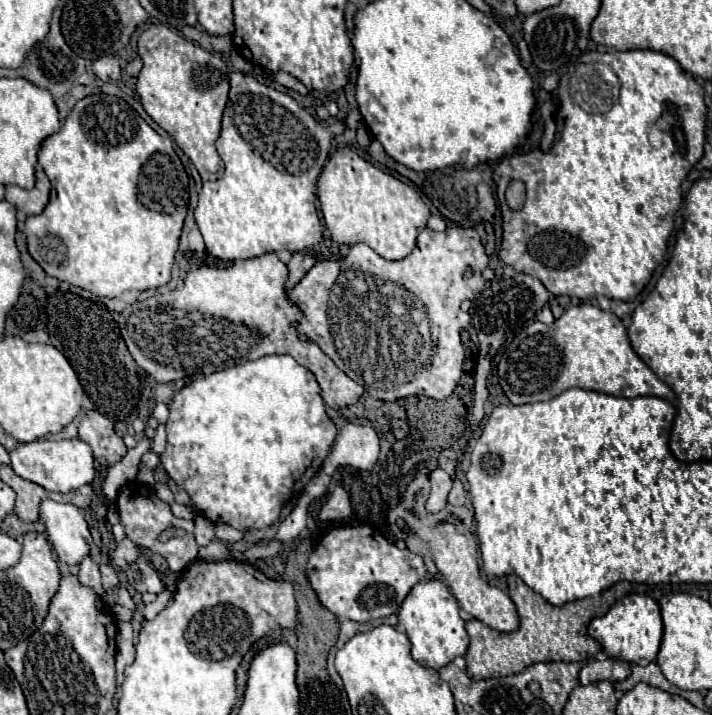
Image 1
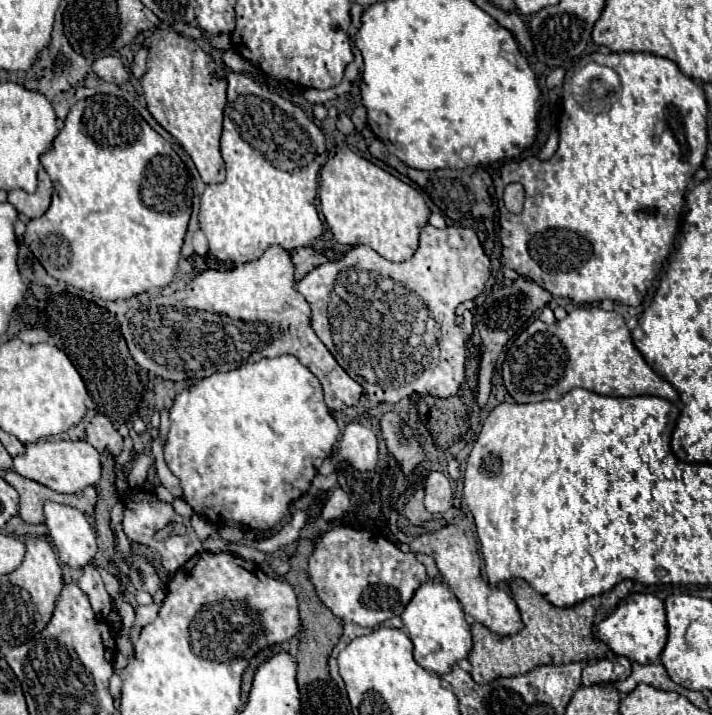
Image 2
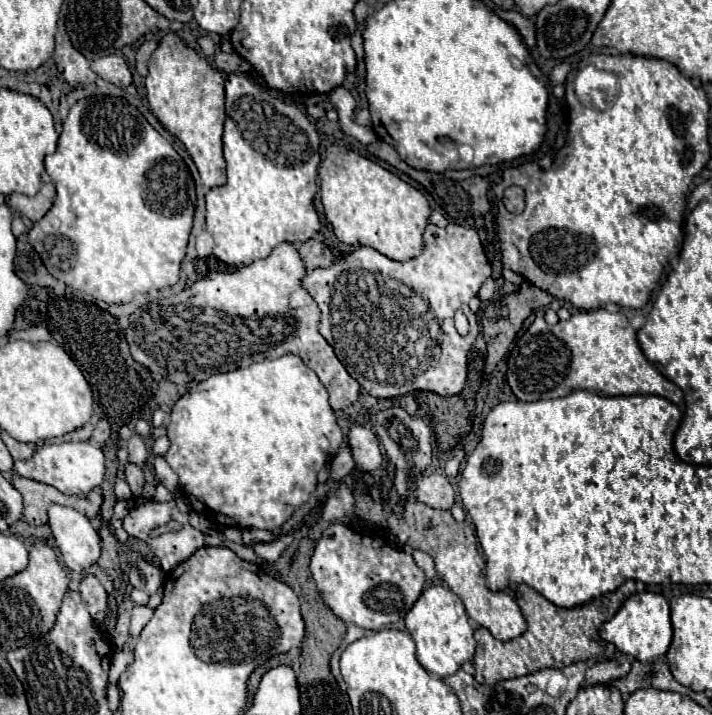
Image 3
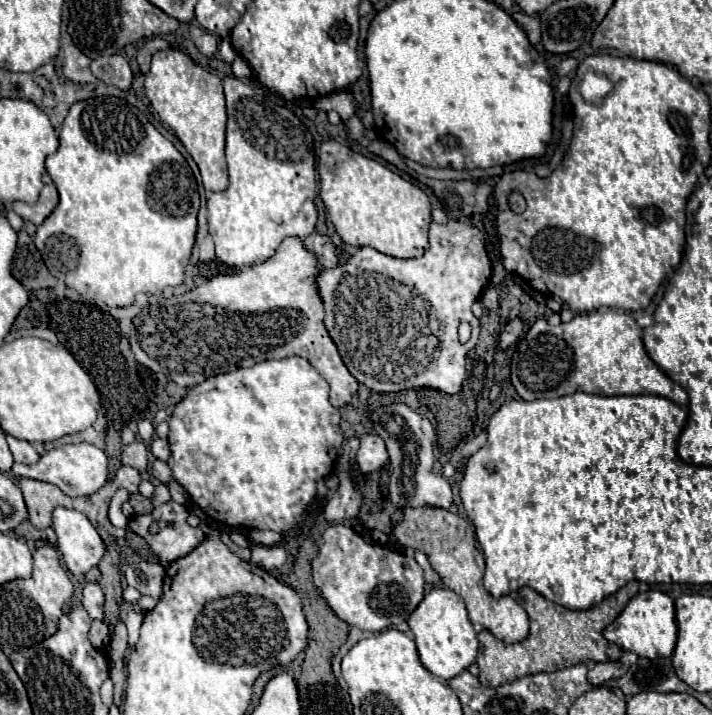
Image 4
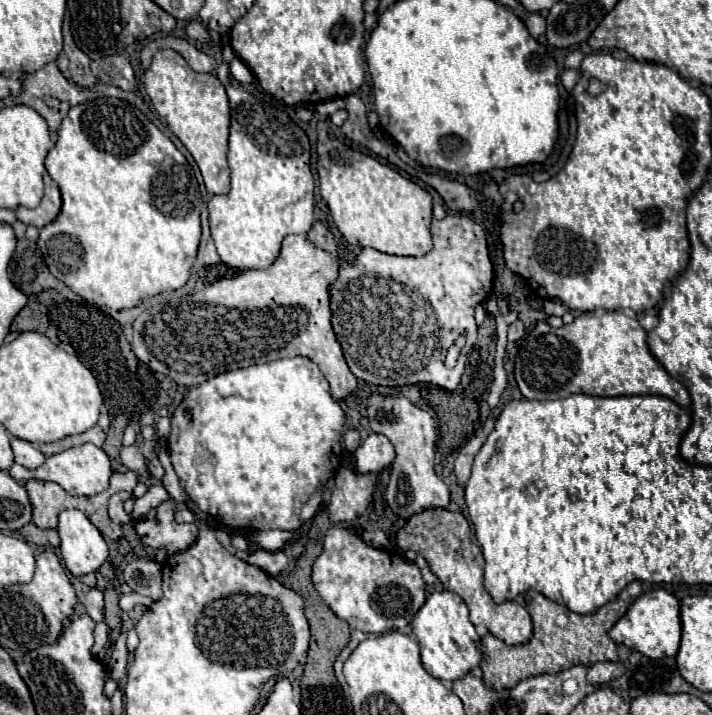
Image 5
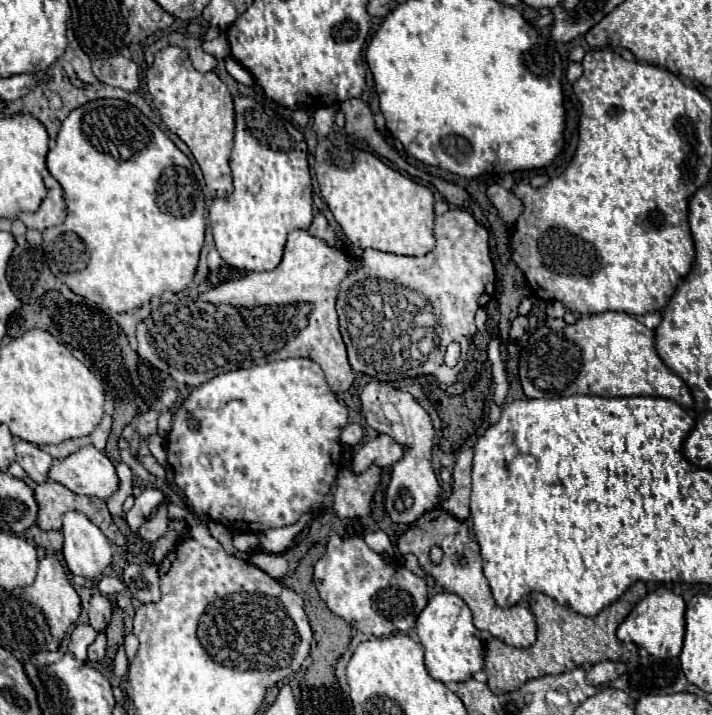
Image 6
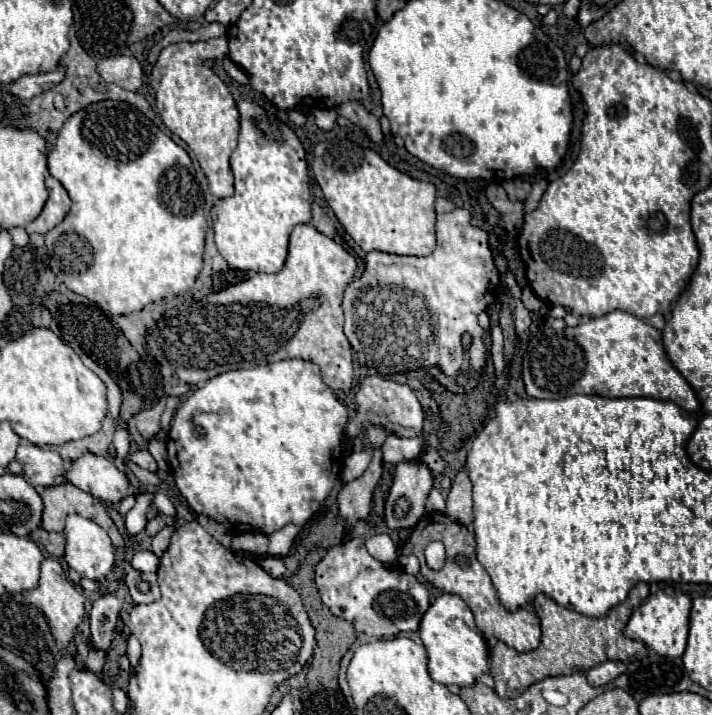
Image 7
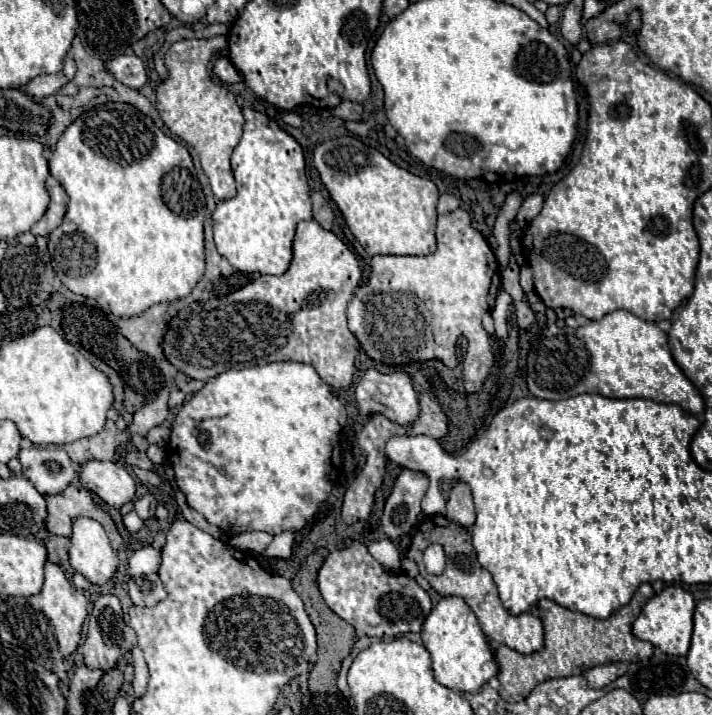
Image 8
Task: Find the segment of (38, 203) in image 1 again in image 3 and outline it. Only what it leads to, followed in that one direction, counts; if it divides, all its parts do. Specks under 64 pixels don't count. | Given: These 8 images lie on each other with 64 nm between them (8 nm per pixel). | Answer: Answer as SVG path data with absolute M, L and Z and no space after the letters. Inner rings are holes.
M44 172L42 174L42 188L38 190L36 196L24 196L24 194L10 194L6 204L20 216L26 216L30 218L32 222L40 220L50 208L52 208L52 202L54 202L54 196L56 196L56 190L54 190L54 184L50 180L50 176Z

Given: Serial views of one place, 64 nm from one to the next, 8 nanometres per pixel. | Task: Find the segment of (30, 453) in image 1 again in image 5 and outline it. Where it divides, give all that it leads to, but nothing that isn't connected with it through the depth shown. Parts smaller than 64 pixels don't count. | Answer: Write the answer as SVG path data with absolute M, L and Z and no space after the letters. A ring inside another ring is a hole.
M80 444L80 446L72 446L64 452L52 454L46 458L46 462L42 466L38 466L36 470L28 470L20 464L14 464L10 468L10 476L16 480L46 480L46 482L56 482L58 486L62 486L68 494L72 496L92 496L98 492L104 492L108 488L108 480L112 476L112 468L110 468L110 460L106 456L106 452L94 444Z

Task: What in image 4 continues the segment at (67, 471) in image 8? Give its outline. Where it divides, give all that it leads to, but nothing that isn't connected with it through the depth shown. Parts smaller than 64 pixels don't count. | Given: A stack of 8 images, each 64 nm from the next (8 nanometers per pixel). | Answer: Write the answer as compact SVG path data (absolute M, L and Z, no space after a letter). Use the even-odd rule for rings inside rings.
M6 436L8 440L8 446L10 446L10 452L14 456L14 462L22 462L22 464L34 464L40 454L38 450L30 444L30 442L22 442L22 440L16 440L12 436Z

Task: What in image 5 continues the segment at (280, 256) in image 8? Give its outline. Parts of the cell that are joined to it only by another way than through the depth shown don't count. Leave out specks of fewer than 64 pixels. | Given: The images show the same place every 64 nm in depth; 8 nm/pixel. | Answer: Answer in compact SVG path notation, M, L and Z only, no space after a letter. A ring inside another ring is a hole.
M226 78L224 86L232 116L228 140L232 188L228 194L214 194L210 198L210 232L218 256L226 266L238 270L268 268L276 260L284 236L308 234L314 224L310 140L286 112L266 116L262 104L242 84Z

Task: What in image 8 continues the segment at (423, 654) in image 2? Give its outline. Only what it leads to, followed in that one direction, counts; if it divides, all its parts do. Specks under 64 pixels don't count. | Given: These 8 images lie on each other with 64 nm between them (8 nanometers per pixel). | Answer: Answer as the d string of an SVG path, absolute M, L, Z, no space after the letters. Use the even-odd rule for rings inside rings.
M444 596L428 614L422 626L422 642L432 656L432 670L436 682L458 692L478 692L480 686L496 676L498 664L492 656L488 640L478 626L470 606L458 596Z

